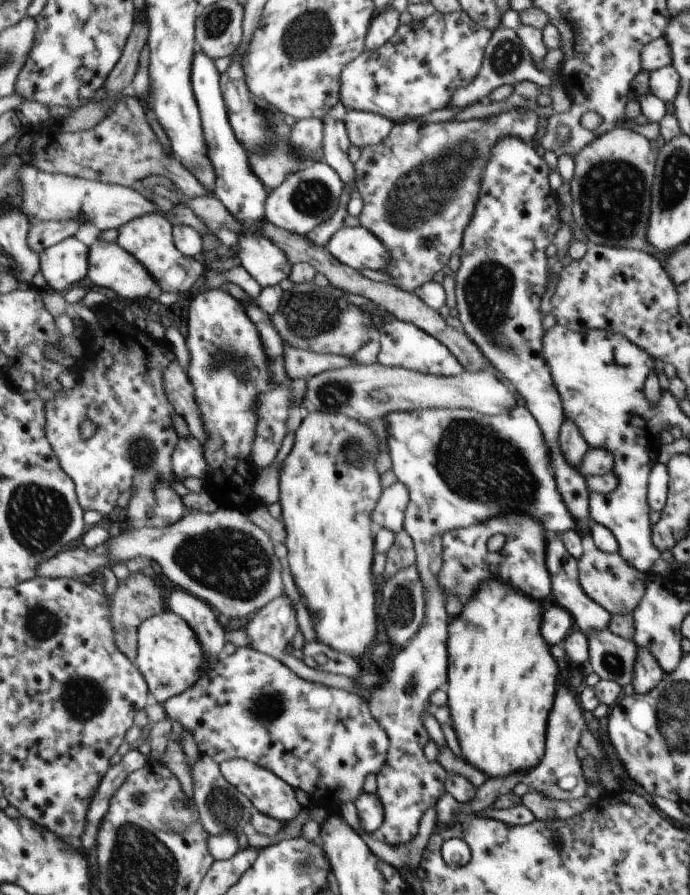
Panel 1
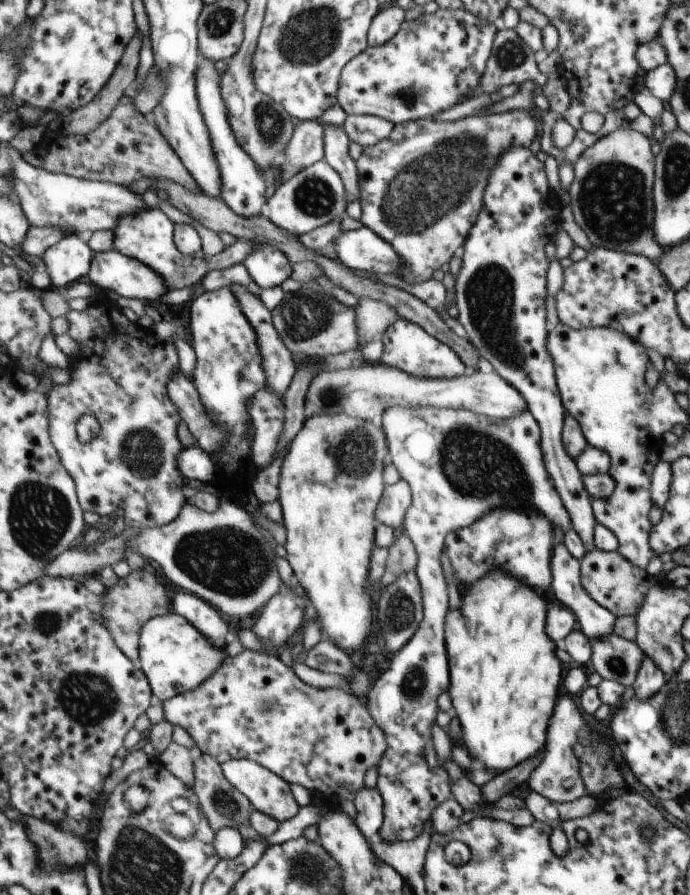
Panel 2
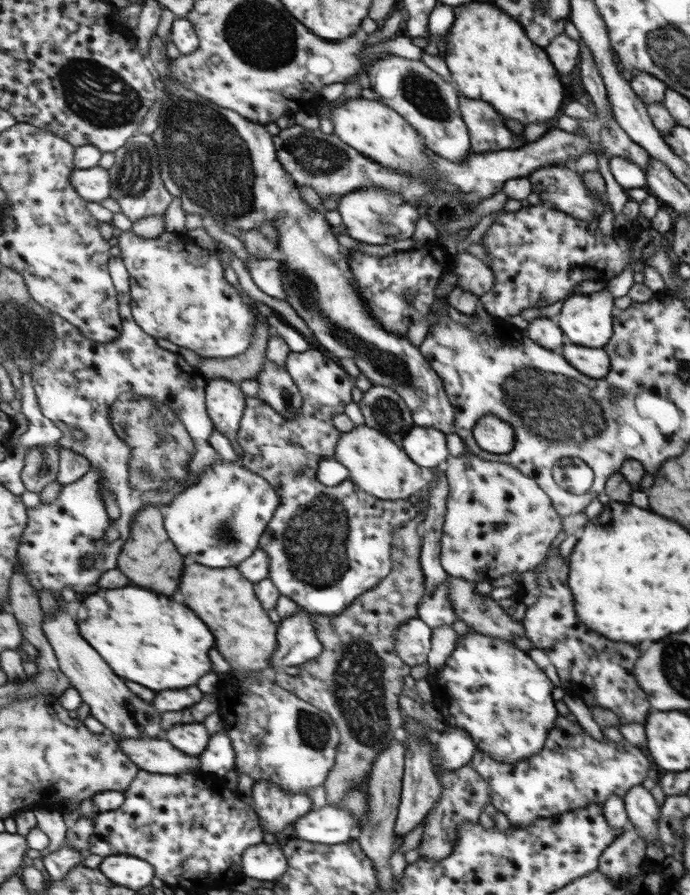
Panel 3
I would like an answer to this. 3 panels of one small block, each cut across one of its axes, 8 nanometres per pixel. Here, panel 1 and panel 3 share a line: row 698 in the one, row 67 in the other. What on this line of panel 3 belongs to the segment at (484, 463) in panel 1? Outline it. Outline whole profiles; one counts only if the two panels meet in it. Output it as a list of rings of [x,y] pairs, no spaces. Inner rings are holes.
[[[388,54],[377,57],[366,68],[370,88],[386,106],[409,119],[411,126],[424,137],[425,146],[452,162],[465,160],[472,151],[472,136],[461,114],[460,96],[453,82],[446,82],[422,60]]]

